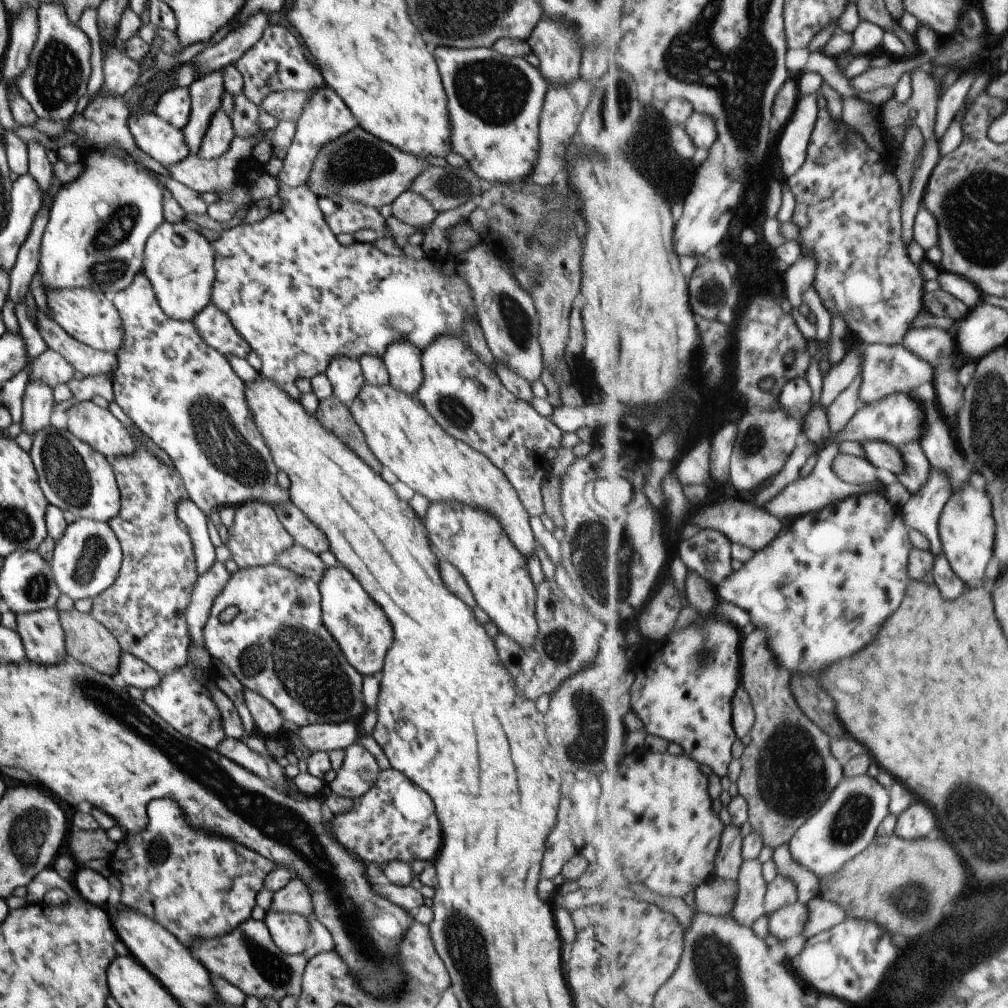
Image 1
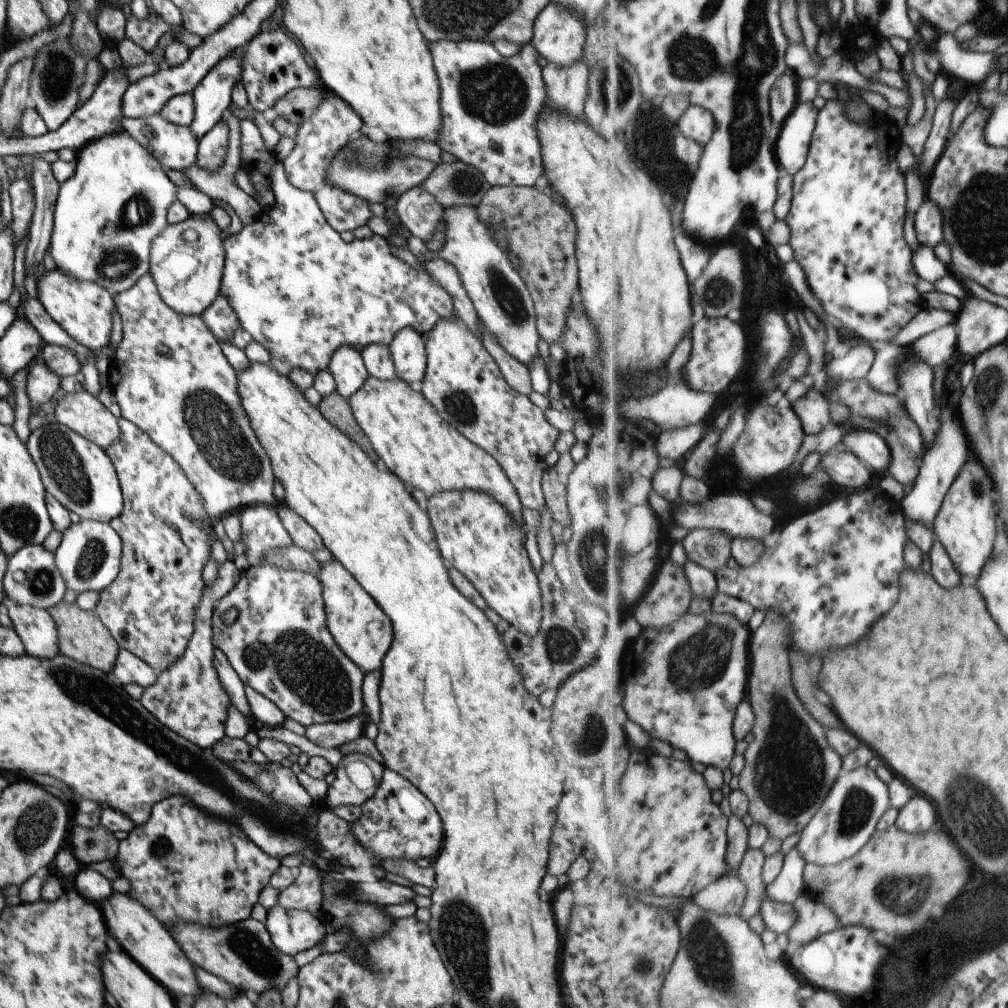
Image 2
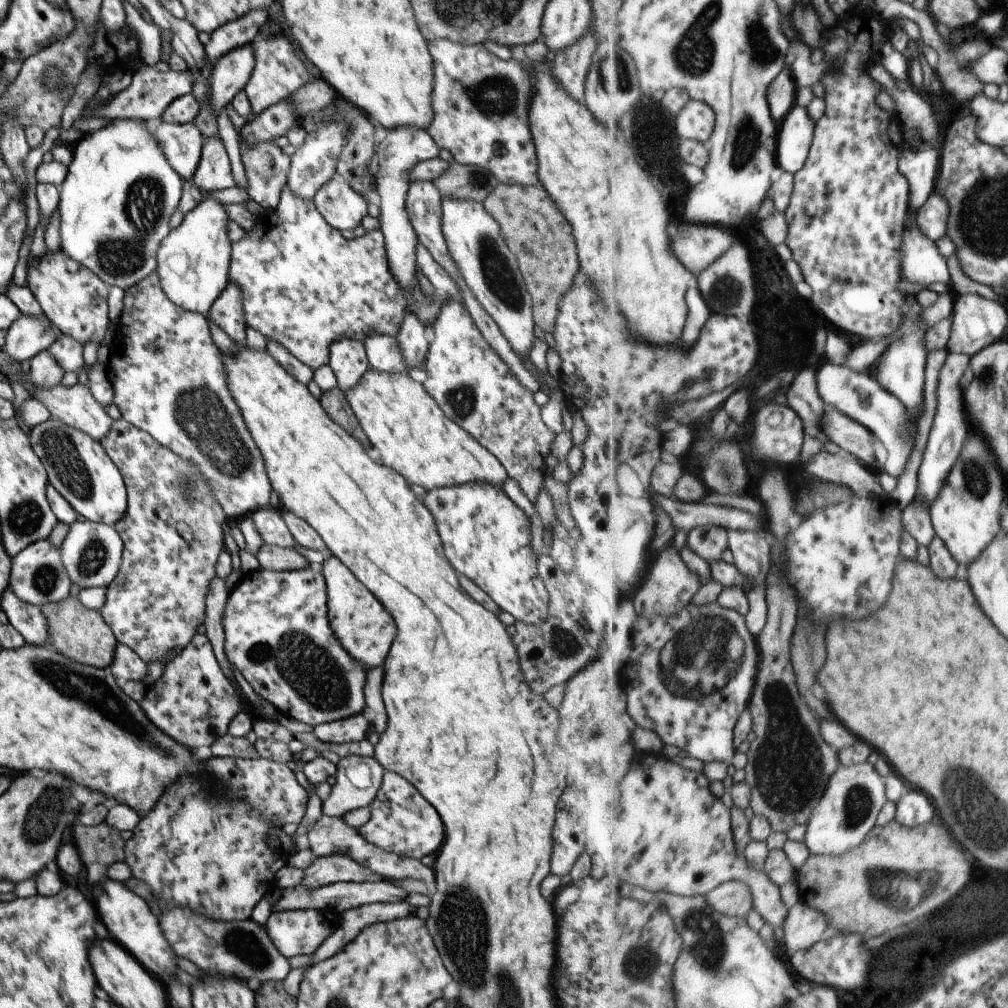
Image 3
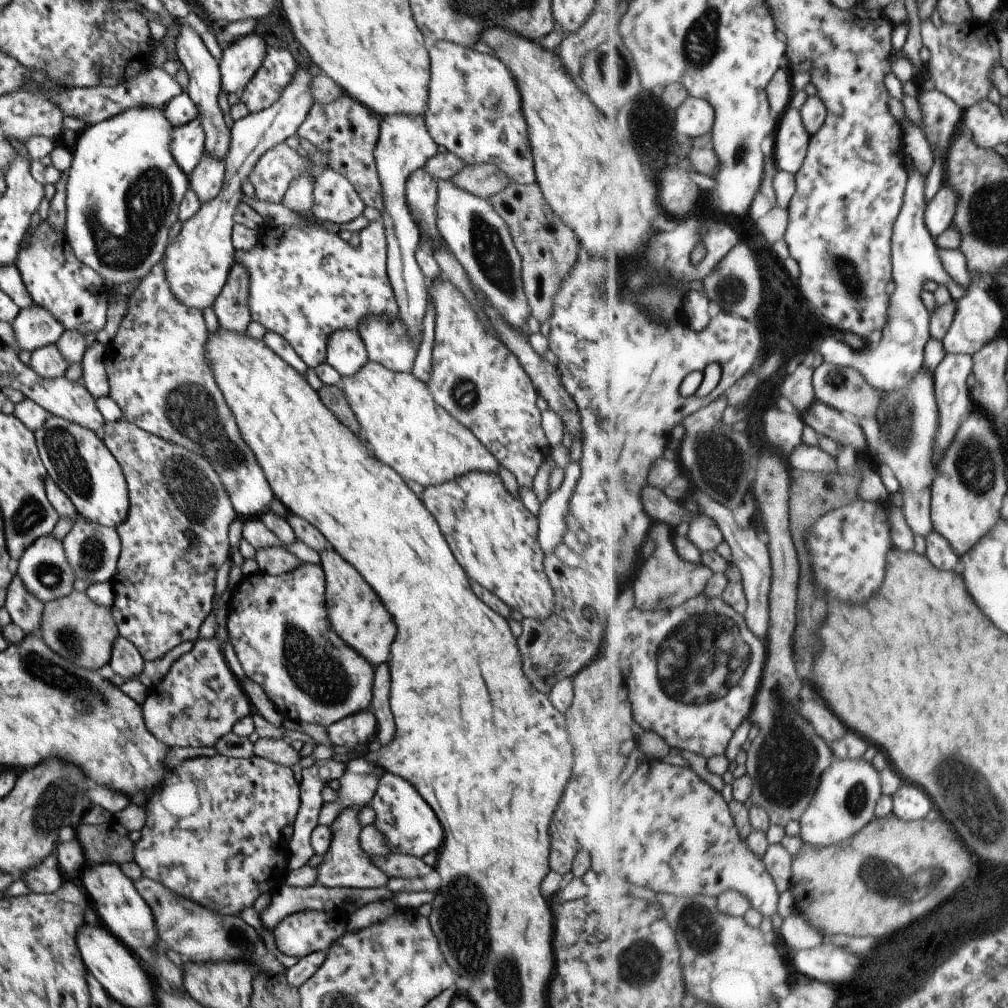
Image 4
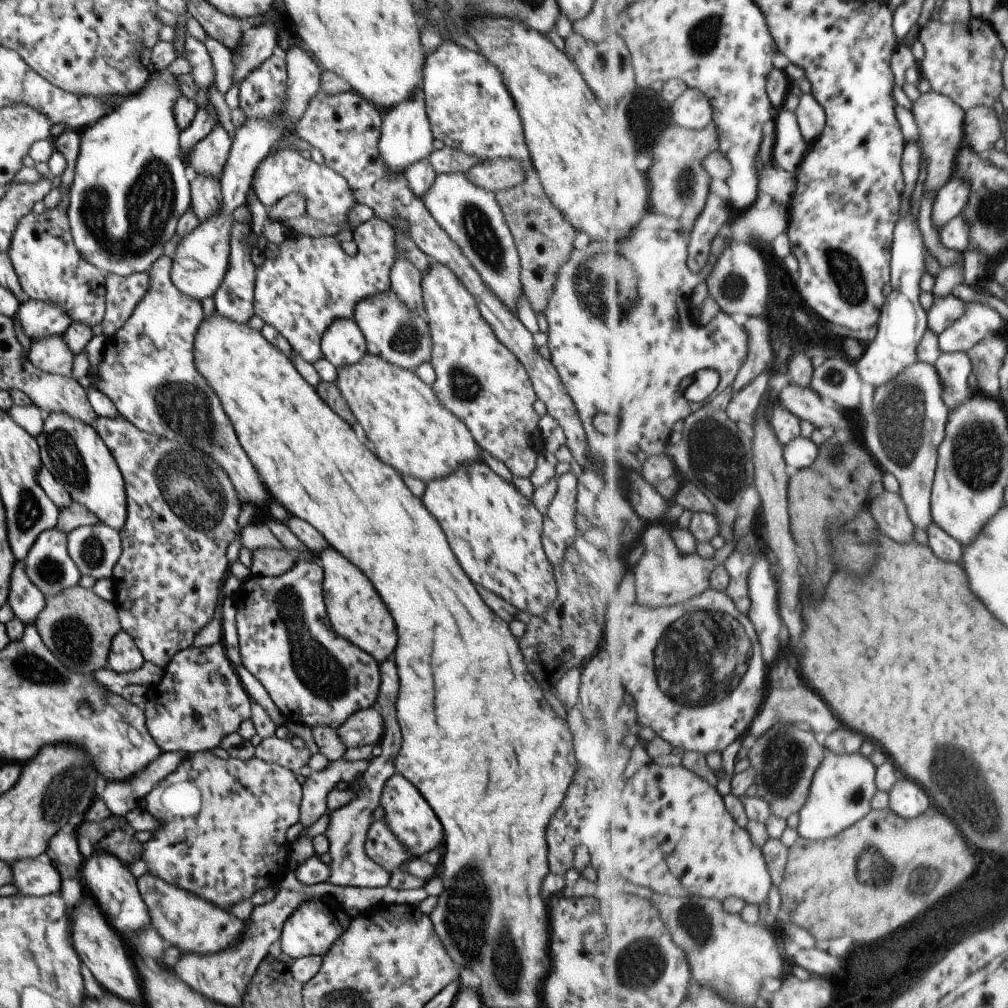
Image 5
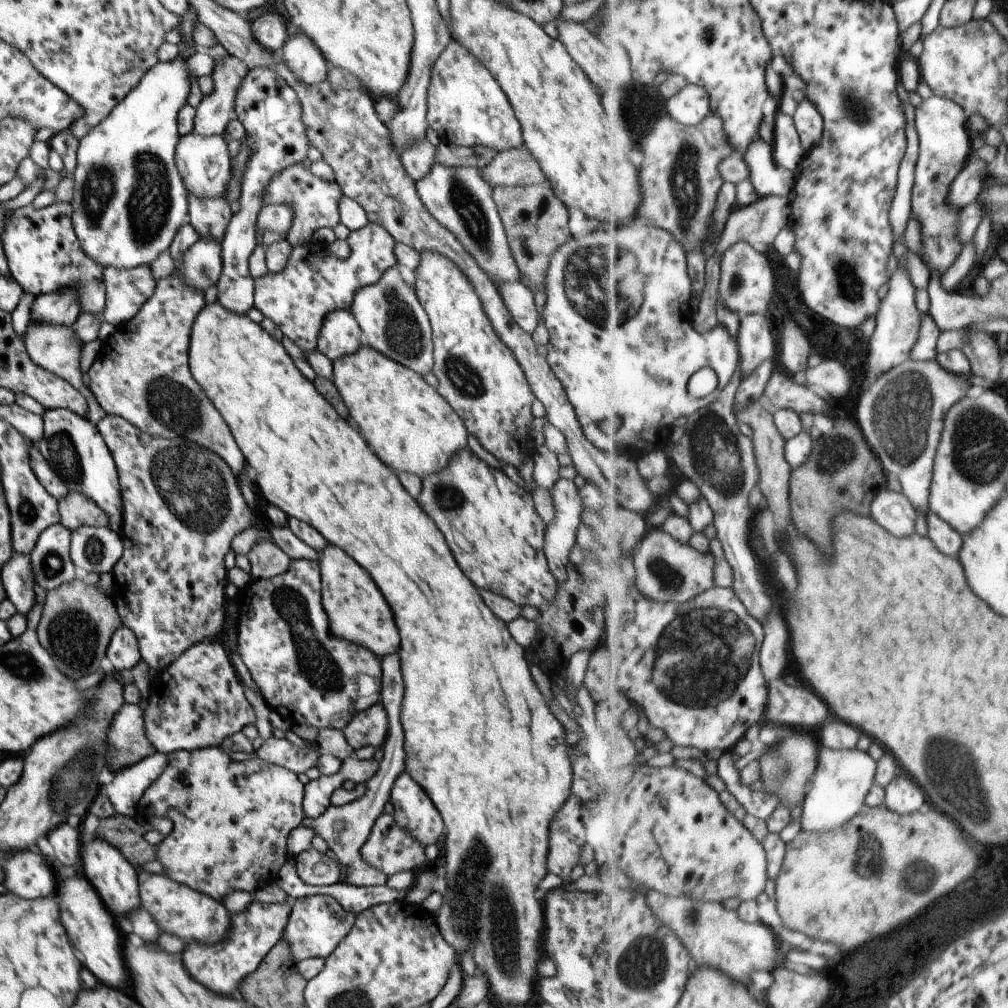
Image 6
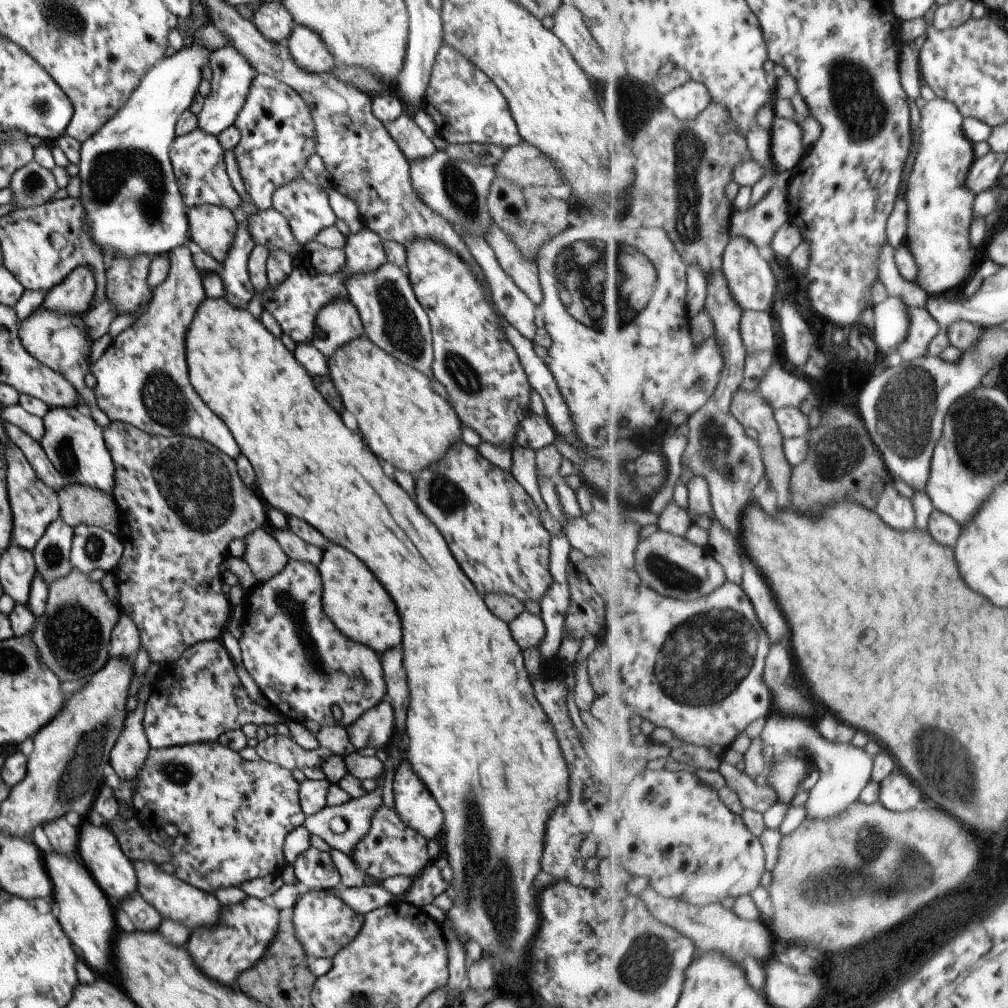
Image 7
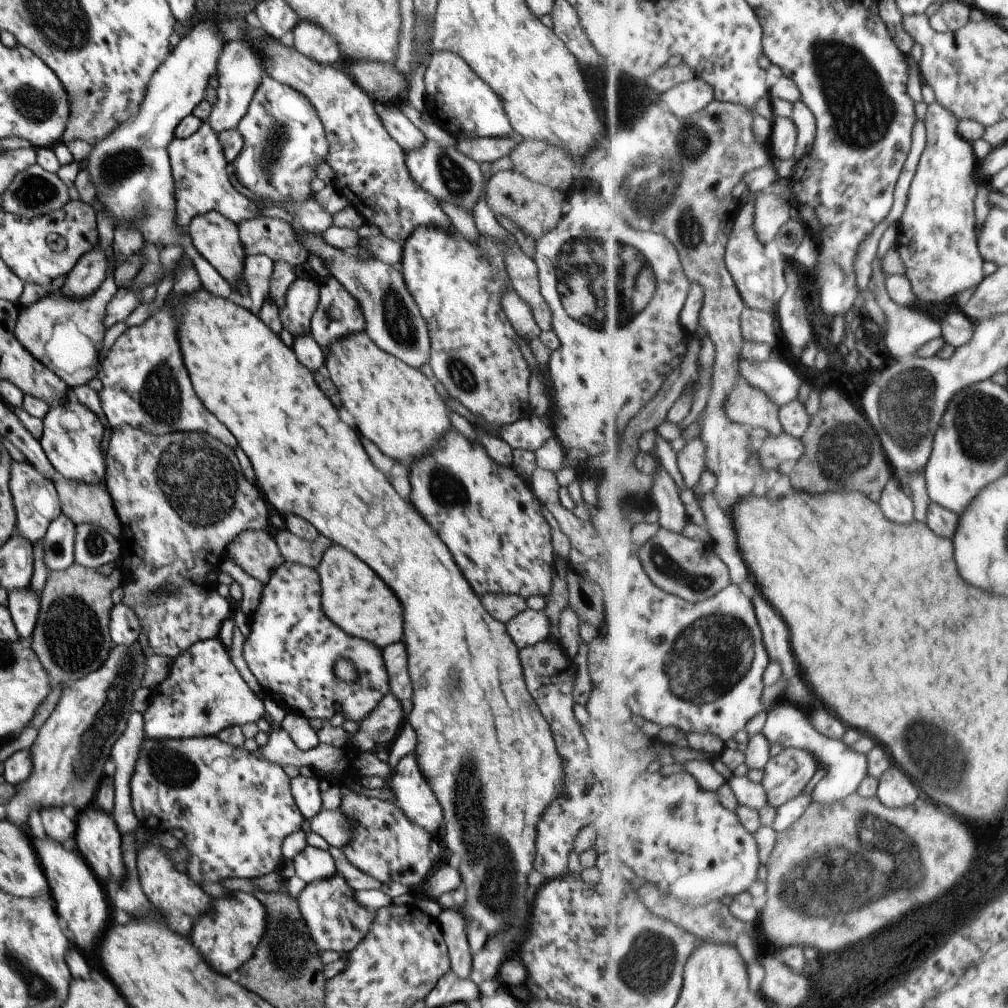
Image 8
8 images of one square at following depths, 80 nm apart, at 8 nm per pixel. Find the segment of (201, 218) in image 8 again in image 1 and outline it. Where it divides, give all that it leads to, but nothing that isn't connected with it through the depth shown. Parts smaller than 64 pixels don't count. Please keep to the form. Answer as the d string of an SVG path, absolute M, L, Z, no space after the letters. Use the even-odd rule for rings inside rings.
M221 109L210 118L207 130L201 139L197 154L203 160L216 159L221 156L234 136L230 118Z

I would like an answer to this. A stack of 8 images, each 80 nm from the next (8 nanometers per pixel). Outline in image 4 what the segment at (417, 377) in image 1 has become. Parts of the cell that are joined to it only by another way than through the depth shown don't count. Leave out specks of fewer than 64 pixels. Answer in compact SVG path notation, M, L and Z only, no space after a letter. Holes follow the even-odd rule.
M392 114L381 118L378 139L374 146L374 161L384 209L380 219L386 240L386 275L388 276L401 322L410 337L421 336L421 319L427 308L427 282L414 259L414 250L419 246L420 232L414 223L404 198L404 184L409 174L422 167L426 159L436 153L437 145L427 130L422 114Z

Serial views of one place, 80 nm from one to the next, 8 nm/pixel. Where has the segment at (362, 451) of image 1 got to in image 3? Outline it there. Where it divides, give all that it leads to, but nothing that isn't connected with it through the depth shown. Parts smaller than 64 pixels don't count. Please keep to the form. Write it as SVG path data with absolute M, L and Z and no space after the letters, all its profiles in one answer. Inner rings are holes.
M335 386L321 392L318 401L333 422L343 427L343 430L356 438L365 448L370 446L370 442L361 430L347 399L344 397L344 392L339 387Z

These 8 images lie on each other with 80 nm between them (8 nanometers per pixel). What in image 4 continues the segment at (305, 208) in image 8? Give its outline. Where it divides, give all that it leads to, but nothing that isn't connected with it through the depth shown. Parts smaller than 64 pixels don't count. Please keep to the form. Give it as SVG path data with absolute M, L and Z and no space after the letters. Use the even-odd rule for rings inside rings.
M287 144L266 150L248 174L255 200L279 203L288 184L309 168L308 158ZM329 167L313 169L310 214L321 222L343 224L362 214L365 208L355 189Z

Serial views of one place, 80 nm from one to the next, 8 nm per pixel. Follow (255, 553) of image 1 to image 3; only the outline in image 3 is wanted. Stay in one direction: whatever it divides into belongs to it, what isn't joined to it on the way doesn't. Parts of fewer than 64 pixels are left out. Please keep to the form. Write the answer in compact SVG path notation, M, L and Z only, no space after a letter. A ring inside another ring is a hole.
M271 507L257 509L249 516L261 535L264 544L276 547L291 548L296 545L294 538L291 536L290 530L285 526L279 511Z

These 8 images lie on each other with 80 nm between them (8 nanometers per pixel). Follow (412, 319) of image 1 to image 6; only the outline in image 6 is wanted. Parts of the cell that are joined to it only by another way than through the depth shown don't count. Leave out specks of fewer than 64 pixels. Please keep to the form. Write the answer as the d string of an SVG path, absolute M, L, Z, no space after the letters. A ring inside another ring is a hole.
M367 223L358 231L349 231L345 241L349 247L349 254L343 260L328 255L317 245L305 242L291 249L289 258L281 271L275 274L267 272L261 278L254 280L253 307L257 308L265 318L269 318L282 332L282 336L294 342L303 354L310 353L316 348L321 321L327 313L337 309L349 309L355 290L378 281L387 268L397 264L392 253L395 242L391 235L383 230L383 227Z

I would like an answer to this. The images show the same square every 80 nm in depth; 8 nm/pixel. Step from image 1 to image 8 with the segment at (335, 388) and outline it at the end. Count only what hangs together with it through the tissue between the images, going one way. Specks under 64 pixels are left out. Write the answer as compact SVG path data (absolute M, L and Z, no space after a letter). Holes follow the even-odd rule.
M327 275L319 279L317 306L310 318L308 332L324 352L332 340L363 331L364 318L358 302L333 277Z

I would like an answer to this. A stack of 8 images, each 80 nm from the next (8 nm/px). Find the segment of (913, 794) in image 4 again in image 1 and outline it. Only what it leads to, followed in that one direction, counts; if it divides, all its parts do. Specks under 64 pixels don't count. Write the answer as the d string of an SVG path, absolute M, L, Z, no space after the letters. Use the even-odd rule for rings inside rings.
M913 802L898 816L894 832L907 840L915 840L933 836L935 826L937 826L935 812L925 802Z

